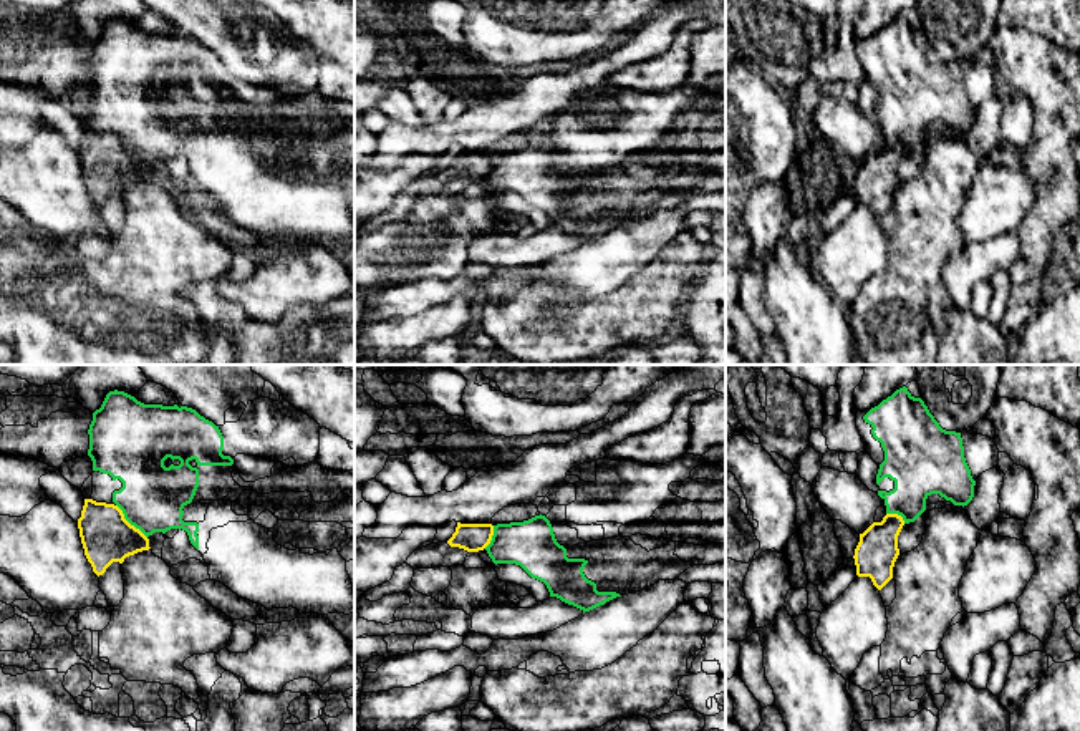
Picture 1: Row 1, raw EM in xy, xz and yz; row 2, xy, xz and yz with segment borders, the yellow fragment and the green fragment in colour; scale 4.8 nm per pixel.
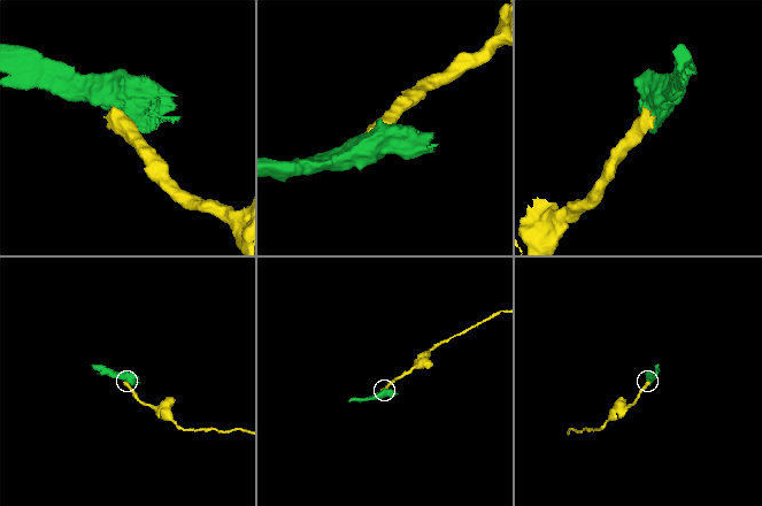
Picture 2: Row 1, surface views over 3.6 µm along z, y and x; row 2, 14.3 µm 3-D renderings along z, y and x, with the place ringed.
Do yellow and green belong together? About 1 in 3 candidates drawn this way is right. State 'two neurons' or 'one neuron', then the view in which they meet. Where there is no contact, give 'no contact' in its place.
two neurons; contact in xy

